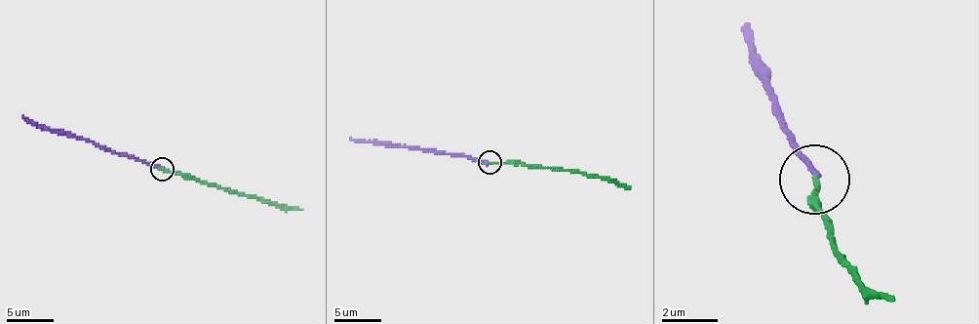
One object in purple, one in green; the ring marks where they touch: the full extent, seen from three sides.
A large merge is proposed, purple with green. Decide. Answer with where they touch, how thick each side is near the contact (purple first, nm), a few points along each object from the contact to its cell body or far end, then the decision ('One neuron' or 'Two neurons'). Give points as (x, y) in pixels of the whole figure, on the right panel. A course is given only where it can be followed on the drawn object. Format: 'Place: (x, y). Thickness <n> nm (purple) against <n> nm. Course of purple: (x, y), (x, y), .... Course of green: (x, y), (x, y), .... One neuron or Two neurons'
Place: (814, 180). Thickness 200 nm (purple) against 200 nm. Course of purple: (816, 174), (781, 125), (754, 62), (747, 21). Course of green: (816, 181), (816, 195), (830, 216), (837, 250), (865, 285), (892, 299). Two neurons

